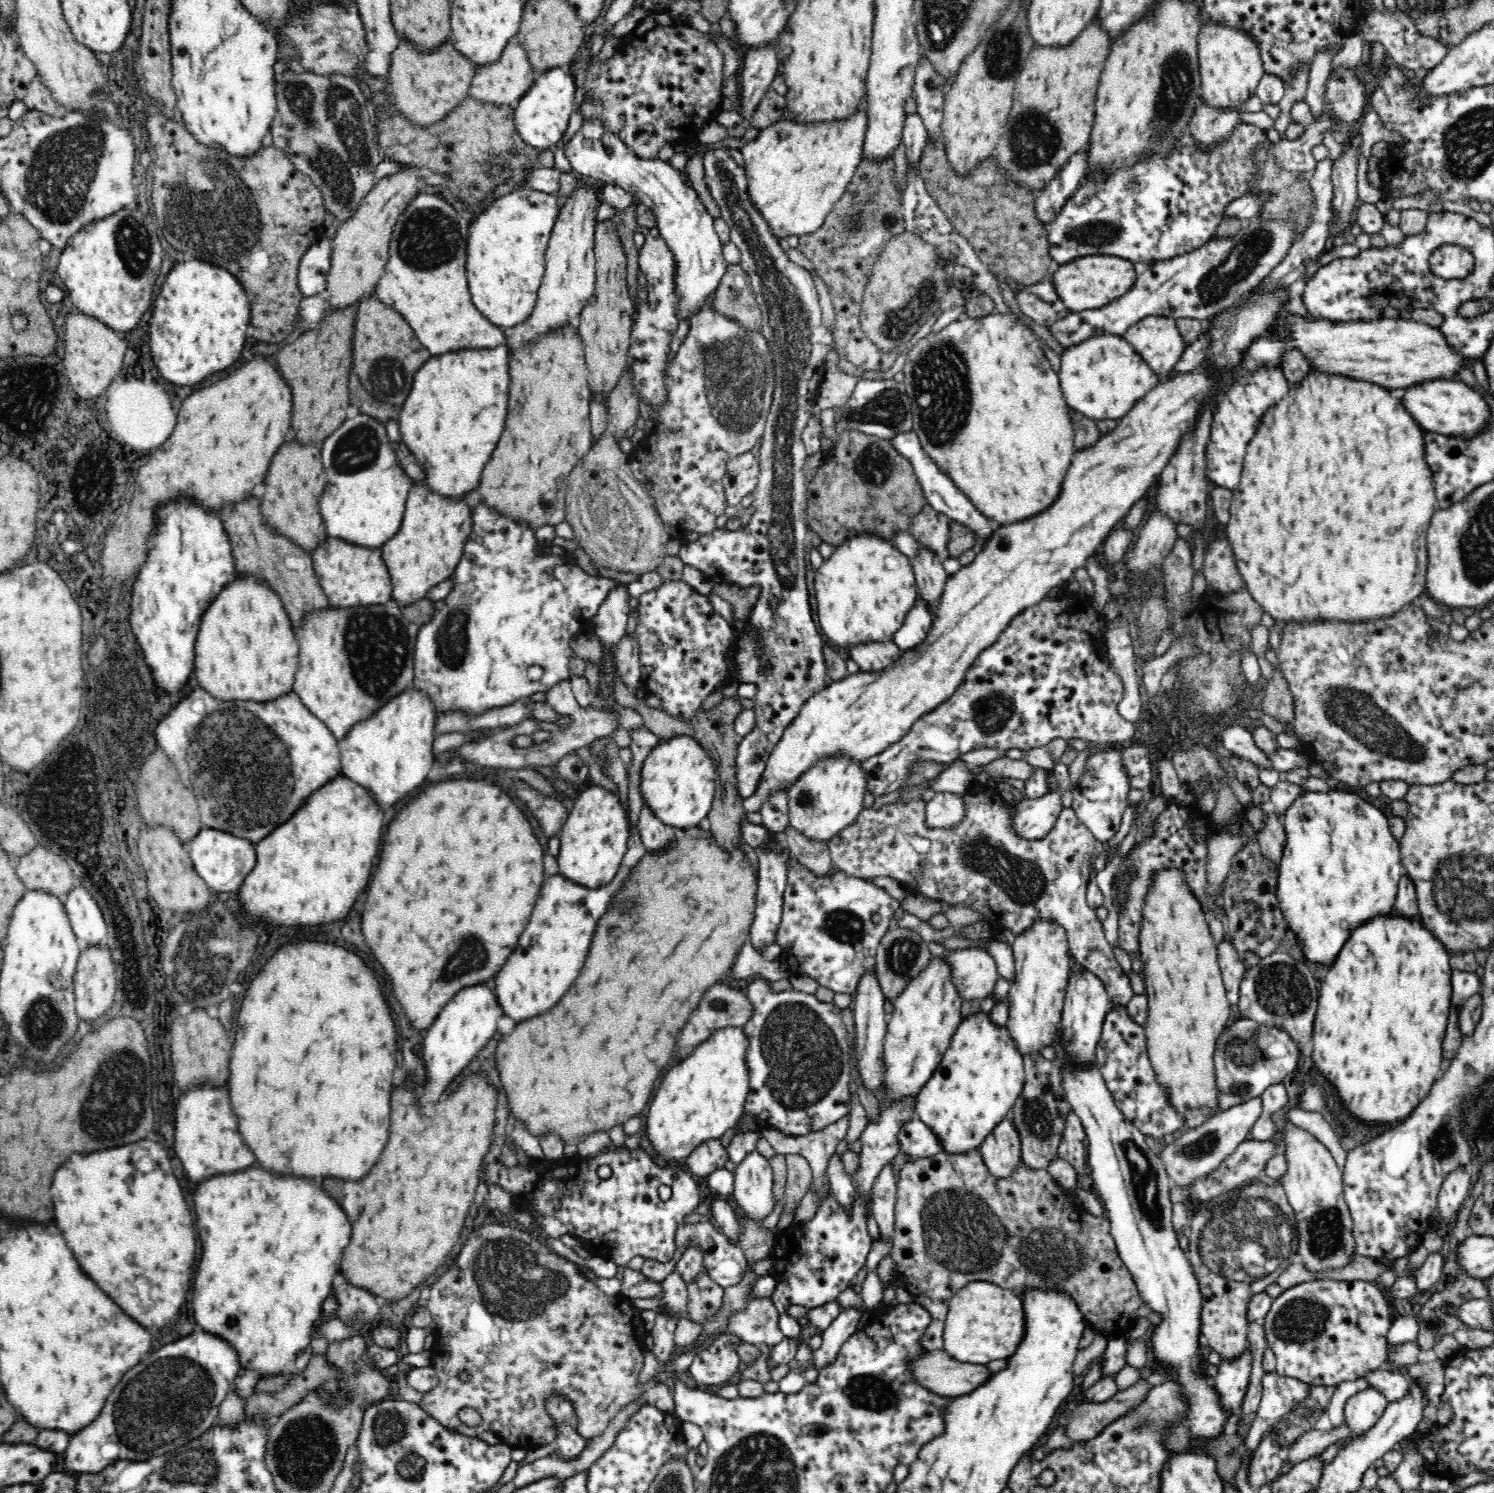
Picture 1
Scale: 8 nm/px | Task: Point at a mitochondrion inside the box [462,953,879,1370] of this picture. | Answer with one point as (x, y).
(802, 1060)

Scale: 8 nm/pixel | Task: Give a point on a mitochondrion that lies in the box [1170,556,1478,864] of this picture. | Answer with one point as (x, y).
(1356, 713)

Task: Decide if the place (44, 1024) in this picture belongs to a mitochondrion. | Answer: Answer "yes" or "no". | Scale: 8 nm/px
yes

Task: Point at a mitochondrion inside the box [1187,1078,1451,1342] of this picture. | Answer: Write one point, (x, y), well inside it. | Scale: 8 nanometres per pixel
(1247, 1239)

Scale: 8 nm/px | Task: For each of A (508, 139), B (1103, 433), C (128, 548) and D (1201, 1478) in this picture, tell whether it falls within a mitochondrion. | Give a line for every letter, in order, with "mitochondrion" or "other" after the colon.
A: other
B: other
C: mitochondrion
D: other

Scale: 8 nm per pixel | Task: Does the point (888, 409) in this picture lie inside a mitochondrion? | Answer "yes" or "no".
yes

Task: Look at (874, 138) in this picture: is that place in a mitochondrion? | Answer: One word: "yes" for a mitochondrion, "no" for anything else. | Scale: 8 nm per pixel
no

